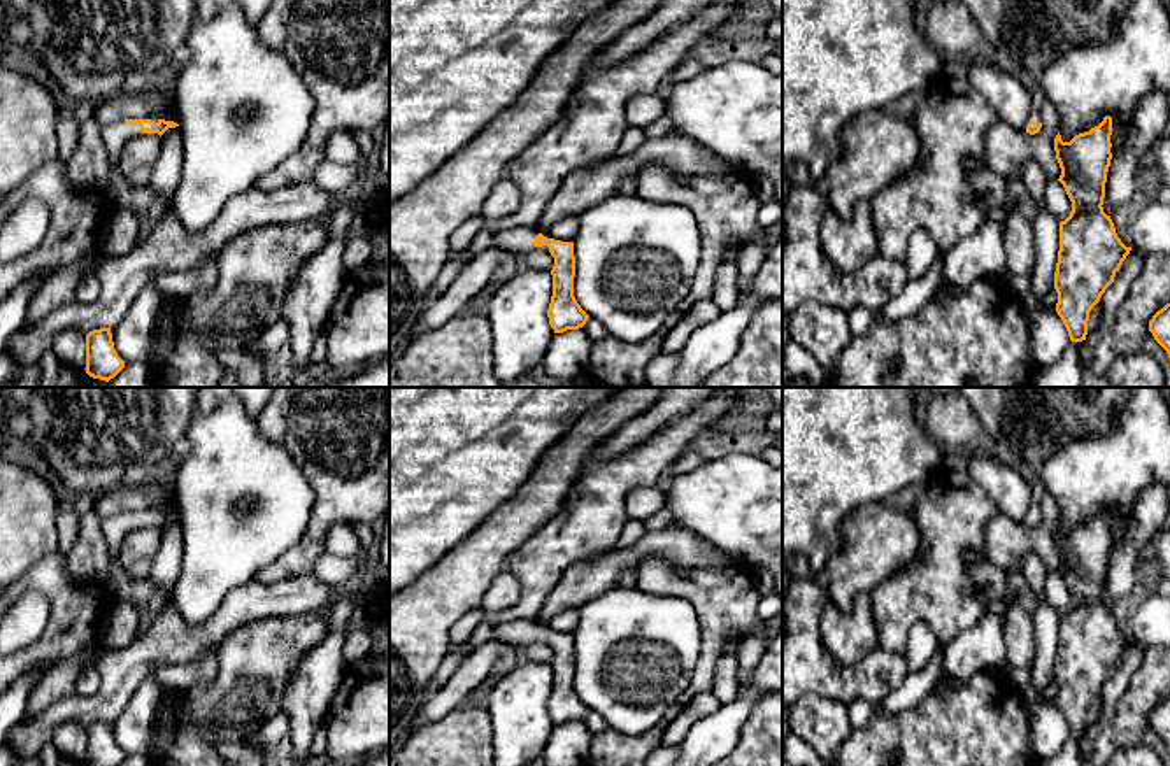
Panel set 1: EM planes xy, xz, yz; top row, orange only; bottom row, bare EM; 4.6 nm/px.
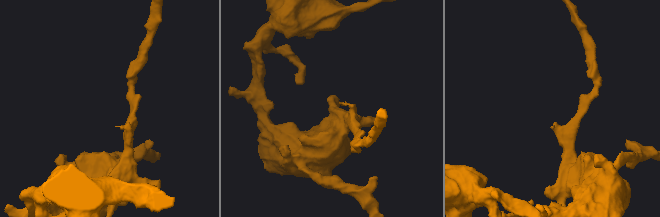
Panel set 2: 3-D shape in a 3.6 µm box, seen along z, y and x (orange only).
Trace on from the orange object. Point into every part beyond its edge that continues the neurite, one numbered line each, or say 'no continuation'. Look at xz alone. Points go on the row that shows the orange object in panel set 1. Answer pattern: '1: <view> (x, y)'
1: xz (514, 241)

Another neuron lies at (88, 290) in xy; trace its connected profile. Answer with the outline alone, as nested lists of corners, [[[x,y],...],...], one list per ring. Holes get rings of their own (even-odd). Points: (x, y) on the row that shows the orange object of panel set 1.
[[[89,273],[81,280],[75,289],[75,301],[79,303],[93,303],[100,294],[100,282],[96,273]]]

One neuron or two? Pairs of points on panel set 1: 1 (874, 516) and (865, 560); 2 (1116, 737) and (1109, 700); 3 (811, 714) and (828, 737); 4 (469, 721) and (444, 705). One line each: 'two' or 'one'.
1: one
2: two
3: one
4: two

